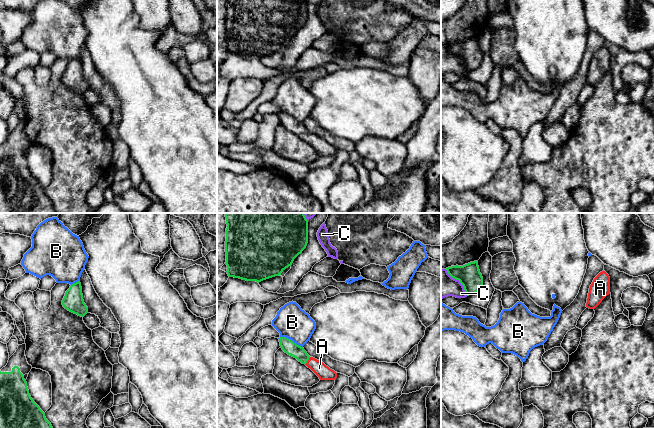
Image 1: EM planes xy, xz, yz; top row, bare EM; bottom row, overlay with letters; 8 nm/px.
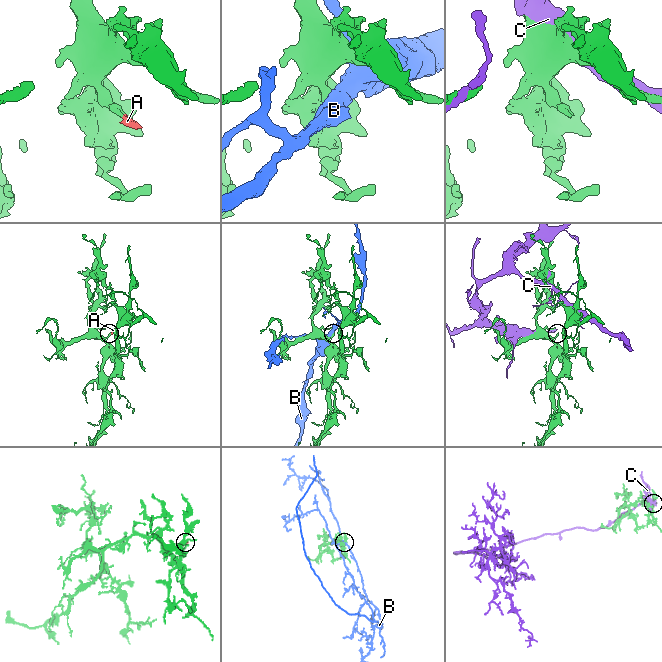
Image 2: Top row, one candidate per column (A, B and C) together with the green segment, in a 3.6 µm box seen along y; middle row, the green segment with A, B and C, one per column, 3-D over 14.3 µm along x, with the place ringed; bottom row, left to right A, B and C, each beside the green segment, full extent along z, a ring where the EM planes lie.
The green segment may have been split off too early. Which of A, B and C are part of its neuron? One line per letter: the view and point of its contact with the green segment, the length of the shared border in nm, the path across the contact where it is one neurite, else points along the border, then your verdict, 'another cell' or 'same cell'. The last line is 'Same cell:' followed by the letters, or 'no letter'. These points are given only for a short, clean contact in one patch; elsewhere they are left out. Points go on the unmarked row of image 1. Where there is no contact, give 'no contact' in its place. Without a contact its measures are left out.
A: contact xz (307, 136); length 80 nm; way xz (288, 122), (307, 136), (319, 144); same cell
B: contact xz (289, 115); length 220 nm; another cell
C: contact yz (459, 56); length 280 nm; another cell
Same cell: A

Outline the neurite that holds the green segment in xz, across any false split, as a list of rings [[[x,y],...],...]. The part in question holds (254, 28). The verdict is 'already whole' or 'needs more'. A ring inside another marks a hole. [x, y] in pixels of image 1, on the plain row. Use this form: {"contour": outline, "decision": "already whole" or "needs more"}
{"contour": [[[227,0],[229,53],[261,58],[279,52],[308,19],[308,0]]], "decision": "already whole"}

